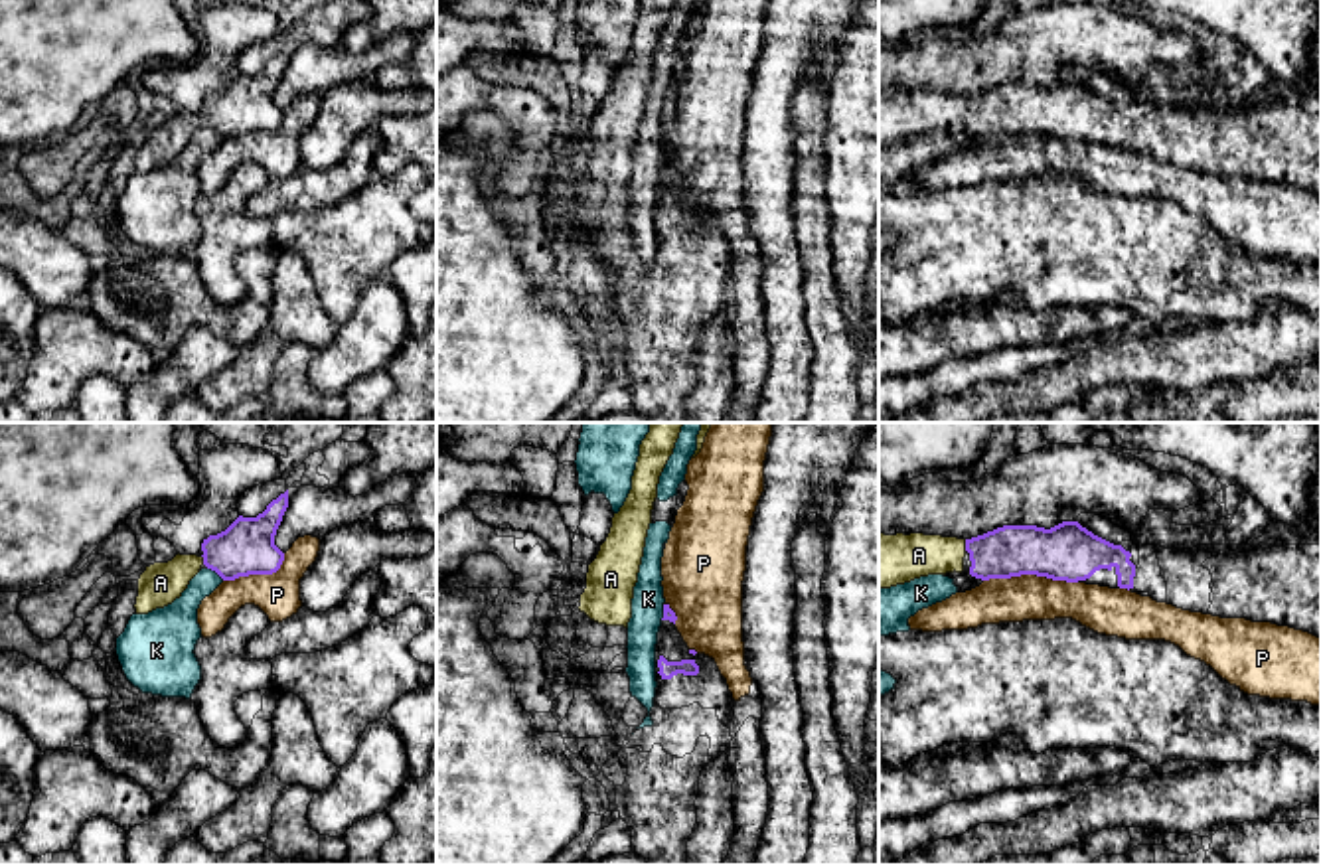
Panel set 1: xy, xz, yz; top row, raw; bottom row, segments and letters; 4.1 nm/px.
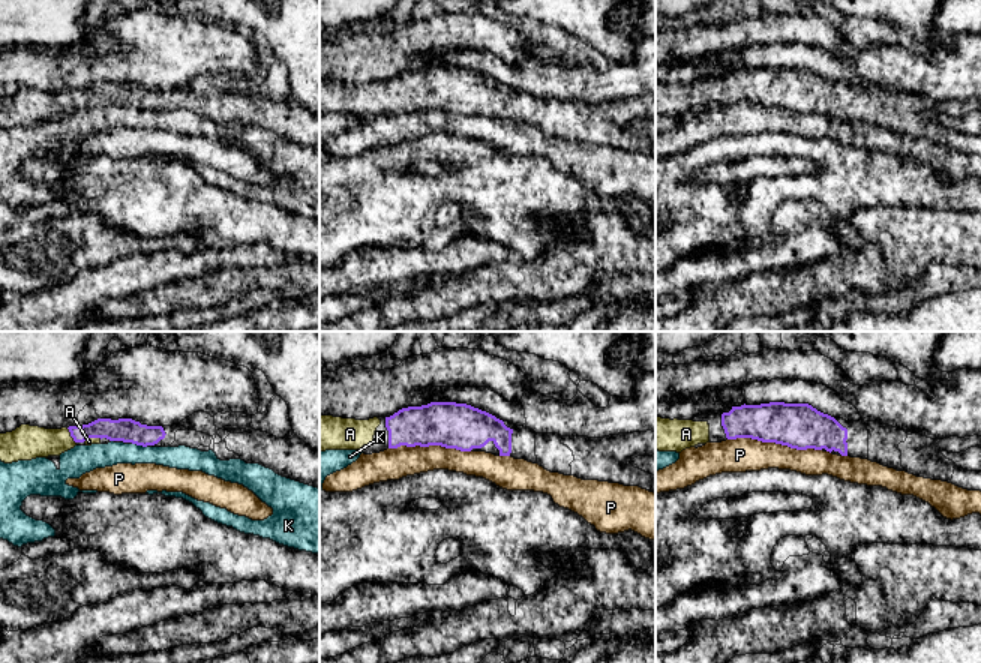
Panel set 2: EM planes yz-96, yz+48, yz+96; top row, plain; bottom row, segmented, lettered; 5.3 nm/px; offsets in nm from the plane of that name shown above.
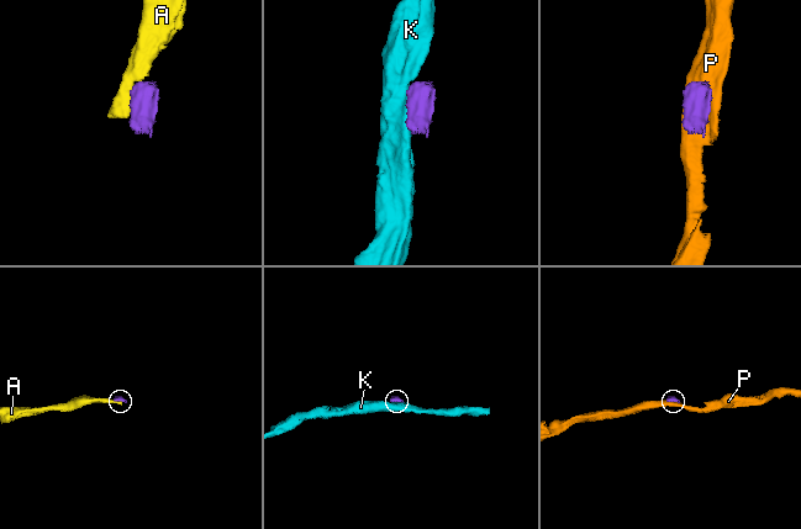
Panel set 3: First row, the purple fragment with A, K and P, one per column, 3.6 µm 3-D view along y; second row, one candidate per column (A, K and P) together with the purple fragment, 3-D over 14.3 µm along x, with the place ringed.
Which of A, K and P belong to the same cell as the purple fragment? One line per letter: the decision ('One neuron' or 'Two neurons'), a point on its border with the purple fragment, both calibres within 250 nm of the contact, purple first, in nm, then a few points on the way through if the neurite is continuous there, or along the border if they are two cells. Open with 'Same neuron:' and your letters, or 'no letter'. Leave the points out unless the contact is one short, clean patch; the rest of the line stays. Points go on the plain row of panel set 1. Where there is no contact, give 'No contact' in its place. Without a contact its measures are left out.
Same neuron: A
A: One neuron. Touches purple at yz (966, 103). Thickness 220 nm (purple) against 190 nm. Path across: yz (1008, 109), (986, 109), (966, 103), (942, 113), (907, 115)
K: Two neurons. Touches purple at xy (216, 129). Thickness 220 nm (purple) against 140 nm. Boundary: xy (208, 125), (224, 137)
P: Two neurons. Touches purple at yz (1031, 131). Thickness 240 nm (purple) against 190 nm

